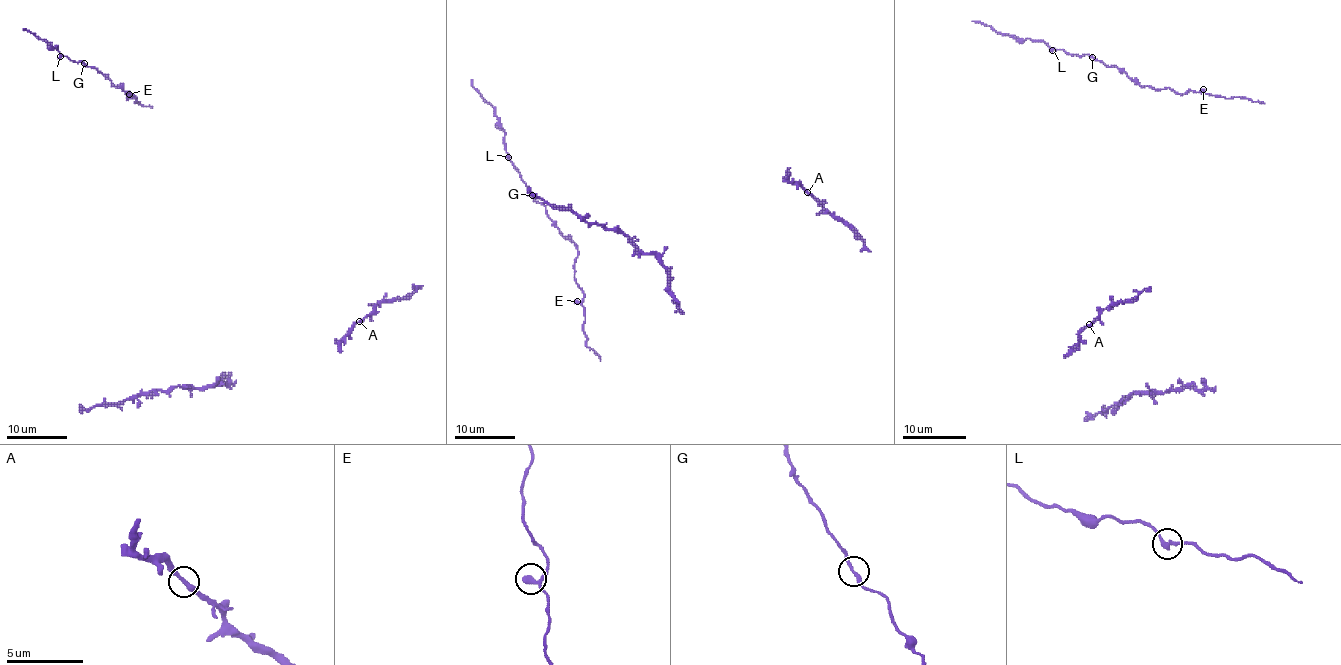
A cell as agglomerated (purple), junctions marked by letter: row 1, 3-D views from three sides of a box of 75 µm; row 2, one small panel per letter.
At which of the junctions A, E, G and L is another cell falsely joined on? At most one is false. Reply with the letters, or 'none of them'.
none of them

